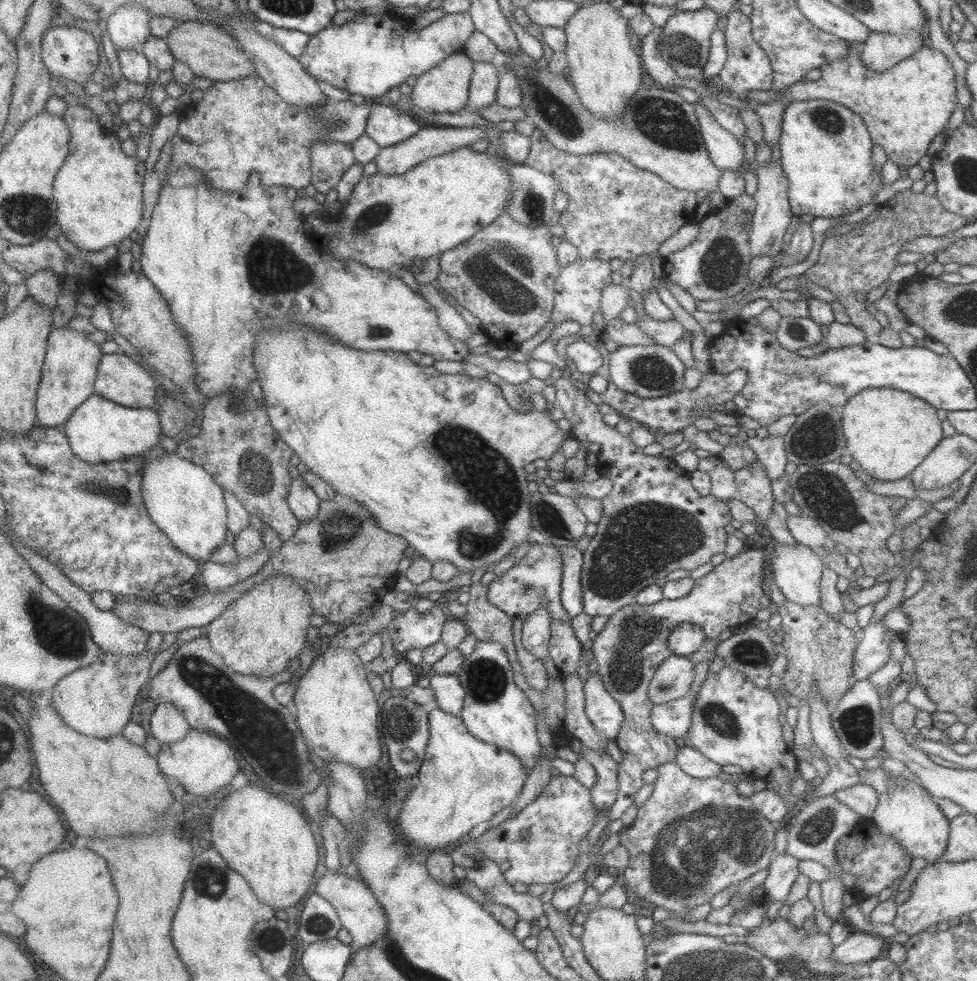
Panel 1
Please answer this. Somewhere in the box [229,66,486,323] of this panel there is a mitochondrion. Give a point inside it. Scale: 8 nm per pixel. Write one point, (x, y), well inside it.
(273, 267)

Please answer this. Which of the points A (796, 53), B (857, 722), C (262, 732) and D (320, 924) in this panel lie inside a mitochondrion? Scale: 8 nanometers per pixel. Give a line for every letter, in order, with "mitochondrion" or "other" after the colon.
A: other
B: mitochondrion
C: mitochondrion
D: mitochondrion

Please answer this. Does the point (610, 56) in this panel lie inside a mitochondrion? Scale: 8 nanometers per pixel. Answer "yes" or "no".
no

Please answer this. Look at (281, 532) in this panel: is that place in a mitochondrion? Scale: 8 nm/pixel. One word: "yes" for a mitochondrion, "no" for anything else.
no

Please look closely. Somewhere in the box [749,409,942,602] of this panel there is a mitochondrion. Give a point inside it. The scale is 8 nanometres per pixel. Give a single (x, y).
(837, 504)

